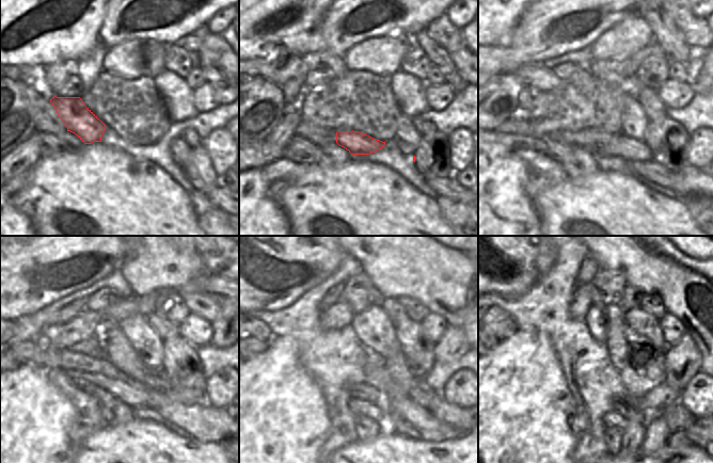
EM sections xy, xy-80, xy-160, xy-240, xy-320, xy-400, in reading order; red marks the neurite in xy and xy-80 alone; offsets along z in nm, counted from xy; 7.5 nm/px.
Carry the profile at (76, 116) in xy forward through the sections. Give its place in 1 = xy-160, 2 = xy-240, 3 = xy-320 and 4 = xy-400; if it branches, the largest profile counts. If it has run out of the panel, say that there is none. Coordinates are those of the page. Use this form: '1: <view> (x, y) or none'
1: xy-160 (620, 145)
2: xy-240 (183, 396)
3: xy-320 (422, 395)
4: xy-400 (677, 417)

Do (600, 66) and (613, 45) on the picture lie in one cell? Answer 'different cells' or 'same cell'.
different cells

